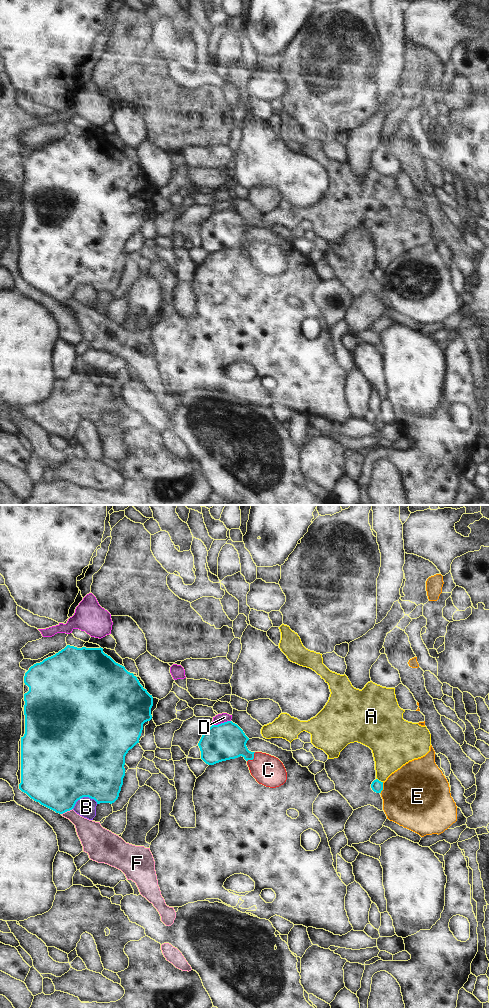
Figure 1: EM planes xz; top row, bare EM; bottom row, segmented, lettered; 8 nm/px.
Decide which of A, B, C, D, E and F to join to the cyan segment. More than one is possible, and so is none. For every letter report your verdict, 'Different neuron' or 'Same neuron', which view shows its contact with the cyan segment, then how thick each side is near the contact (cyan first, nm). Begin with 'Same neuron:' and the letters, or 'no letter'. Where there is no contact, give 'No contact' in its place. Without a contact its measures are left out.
Same neuron: C
A: Different neuron. Touches cyan in xz. Thickness 100 nm (cyan) against 280 nm
B: Different neuron. Touches cyan in xz. Thickness 500 nm (cyan) against 160 nm
C: Same neuron. Touches cyan in xz. Thickness 300 nm (cyan) against 240 nm
D: Different neuron. Touches cyan in xz. Thickness 300 nm (cyan) against 80 nm
E: Different neuron. Touches cyan in xz. Thickness 100 nm (cyan) against 480 nm
F: Different neuron. Touches cyan in xz. Thickness 440 nm (cyan) against 190 nm.

